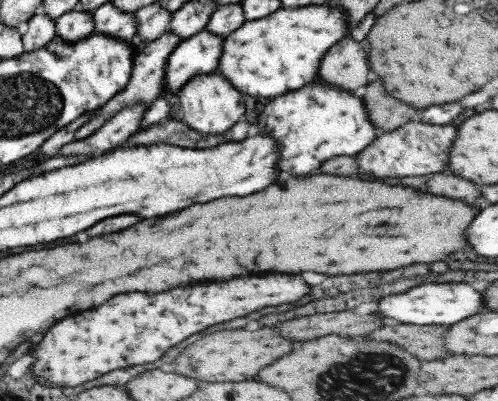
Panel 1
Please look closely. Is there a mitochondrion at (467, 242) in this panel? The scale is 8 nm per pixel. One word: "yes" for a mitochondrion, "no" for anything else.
no

